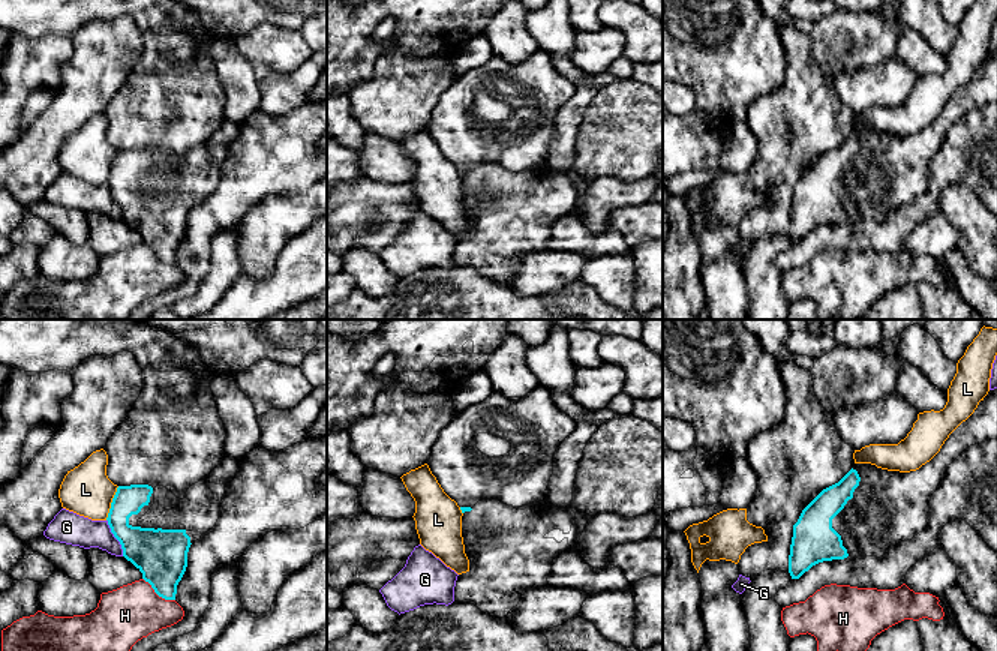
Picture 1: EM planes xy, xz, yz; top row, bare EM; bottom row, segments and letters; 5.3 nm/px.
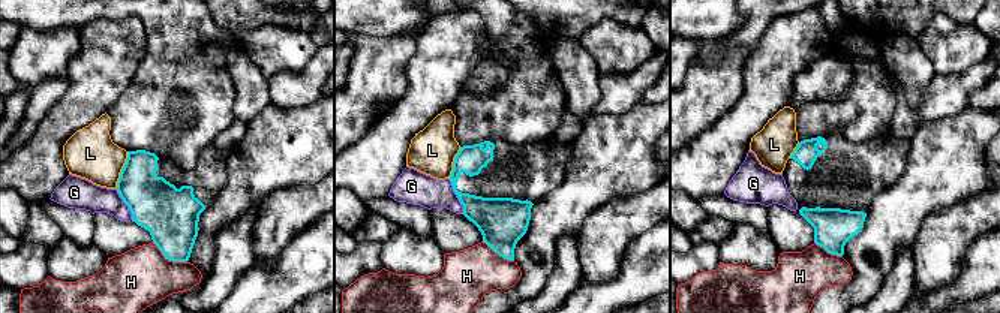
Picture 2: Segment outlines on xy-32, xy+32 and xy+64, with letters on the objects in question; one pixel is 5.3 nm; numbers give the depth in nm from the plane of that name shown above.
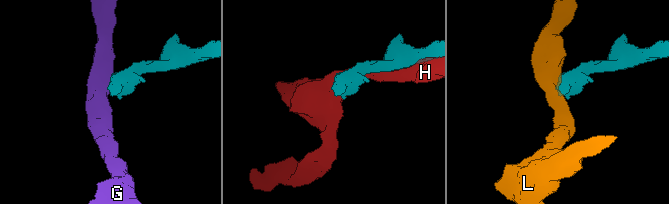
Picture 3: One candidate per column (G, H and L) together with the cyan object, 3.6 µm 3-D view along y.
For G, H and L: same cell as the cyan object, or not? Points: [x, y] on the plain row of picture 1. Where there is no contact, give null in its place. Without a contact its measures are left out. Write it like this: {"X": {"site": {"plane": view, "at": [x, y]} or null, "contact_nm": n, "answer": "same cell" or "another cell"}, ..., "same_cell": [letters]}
{"G": {"site": {"plane": "xy", "at": [114, 200]}, "contact_nm": 220, "answer": "another cell"}, "H": {"site": {"plane": "xy", "at": [158, 258]}, "contact_nm": 220, "answer": "another cell"}, "L": {"site": {"plane": "xy", "at": [111, 167]}, "contact_nm": 200, "answer": "another cell"}, "same_cell": []}

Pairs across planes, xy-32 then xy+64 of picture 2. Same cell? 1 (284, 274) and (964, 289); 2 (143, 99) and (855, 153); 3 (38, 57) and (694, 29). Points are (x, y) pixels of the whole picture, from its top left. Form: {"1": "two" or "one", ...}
{"1": "one", "2": "two", "3": "two"}

